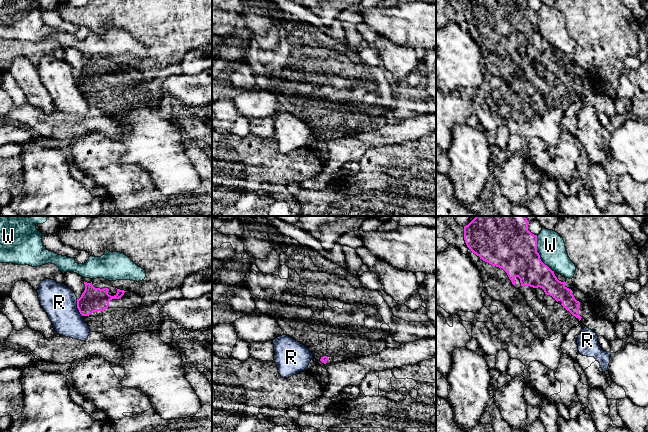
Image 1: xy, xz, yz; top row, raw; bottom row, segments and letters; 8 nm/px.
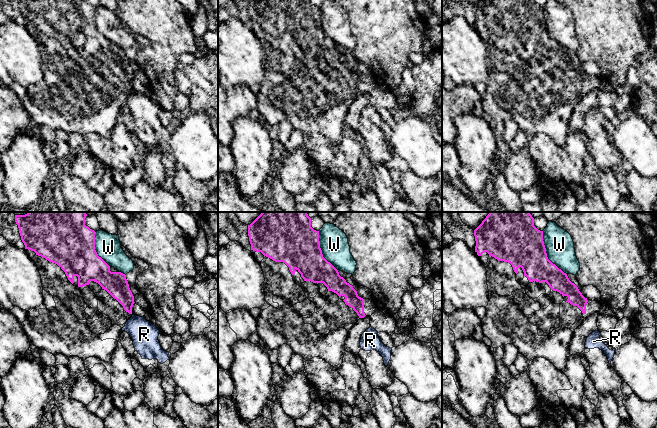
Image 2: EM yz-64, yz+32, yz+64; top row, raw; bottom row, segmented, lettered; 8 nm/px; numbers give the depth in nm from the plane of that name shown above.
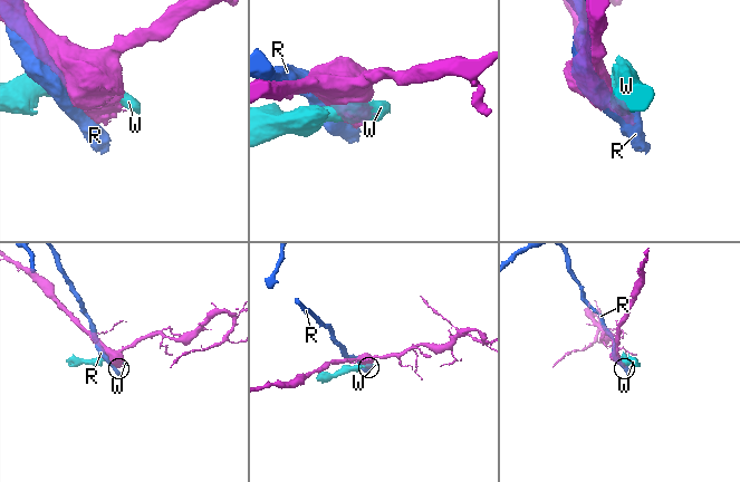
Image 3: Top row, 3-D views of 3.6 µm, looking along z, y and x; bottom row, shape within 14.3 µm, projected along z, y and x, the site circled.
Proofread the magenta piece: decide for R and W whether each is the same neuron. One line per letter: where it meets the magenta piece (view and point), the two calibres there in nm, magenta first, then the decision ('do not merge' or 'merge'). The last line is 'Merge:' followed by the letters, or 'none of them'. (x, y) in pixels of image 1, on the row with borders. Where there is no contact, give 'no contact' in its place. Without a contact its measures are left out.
R: xy (77, 307) | 190/280 nm | do not merge
W: yz (538, 254) | 380/220 nm | do not merge
Merge: none of them

